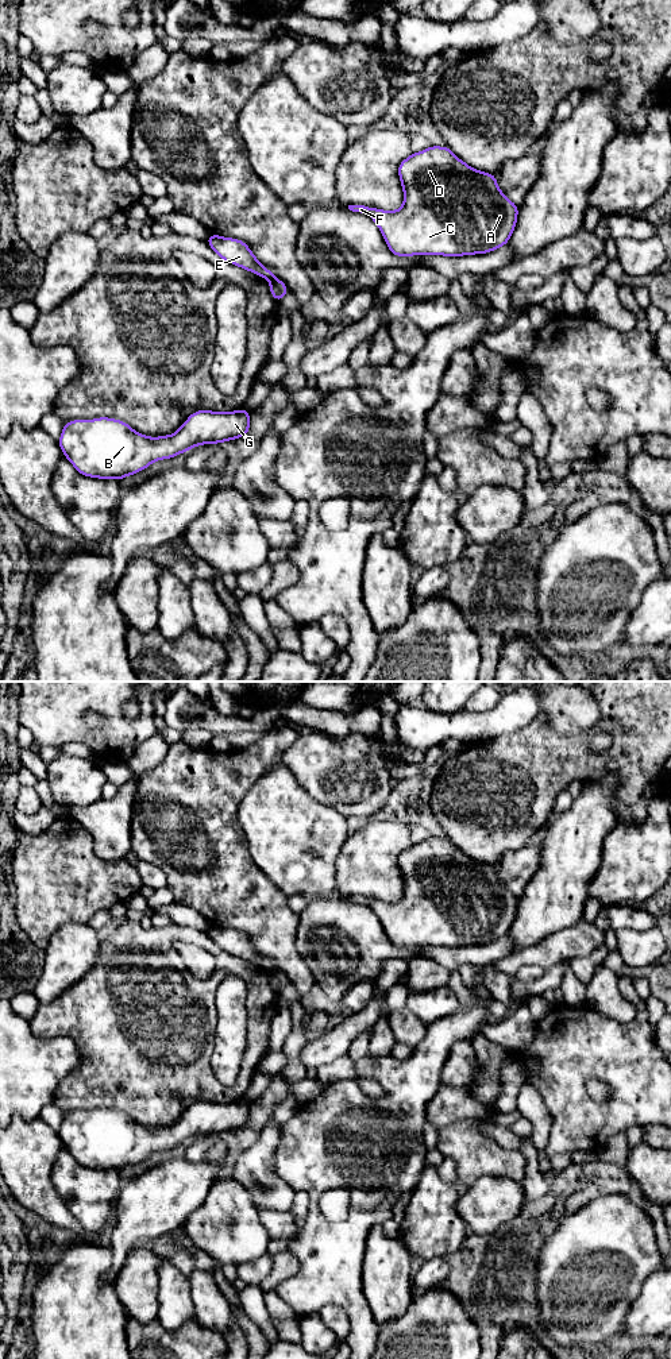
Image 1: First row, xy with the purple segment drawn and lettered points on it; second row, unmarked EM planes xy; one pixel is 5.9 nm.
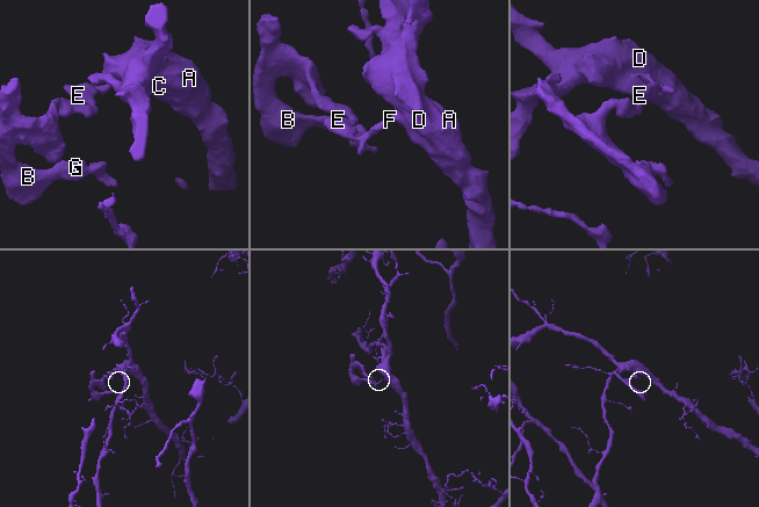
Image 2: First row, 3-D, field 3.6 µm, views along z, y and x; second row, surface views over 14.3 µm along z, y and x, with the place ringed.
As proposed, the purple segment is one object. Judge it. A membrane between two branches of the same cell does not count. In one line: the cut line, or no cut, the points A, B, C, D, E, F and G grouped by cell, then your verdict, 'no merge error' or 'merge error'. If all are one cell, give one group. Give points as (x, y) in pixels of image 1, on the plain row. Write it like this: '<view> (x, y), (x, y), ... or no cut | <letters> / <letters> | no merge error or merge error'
xy (277, 969), (269, 972) | A C D E F / B G | merge error

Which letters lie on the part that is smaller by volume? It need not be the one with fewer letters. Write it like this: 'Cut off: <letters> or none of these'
Cut off: B, G

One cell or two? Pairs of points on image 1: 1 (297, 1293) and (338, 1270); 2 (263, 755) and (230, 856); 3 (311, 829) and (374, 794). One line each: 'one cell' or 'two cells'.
1: one cell
2: one cell
3: two cells

